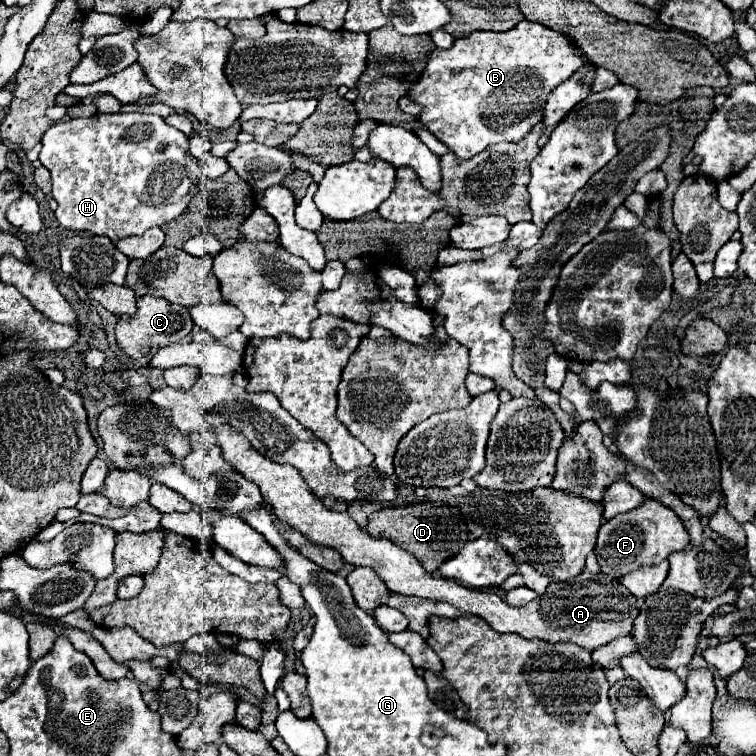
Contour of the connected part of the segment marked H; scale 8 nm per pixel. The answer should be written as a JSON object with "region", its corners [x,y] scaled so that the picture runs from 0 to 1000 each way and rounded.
{"region":[[[156,148],[156,151],[124,151],[119,156],[93,156],[93,159],[82,159],[74,161],[71,167],[66,167],[58,177],[56,177],[56,201],[53,201],[53,214],[66,225],[69,230],[69,262],[77,267],[74,275],[74,291],[82,302],[87,304],[103,304],[103,307],[122,307],[122,310],[135,310],[143,312],[148,320],[159,317],[159,315],[169,315],[169,312],[188,312],[193,304],[214,299],[230,288],[235,288],[246,272],[251,270],[254,259],[262,254],[262,241],[267,235],[265,222],[262,222],[262,212],[257,209],[257,204],[251,201],[251,190],[249,190],[249,180],[233,169],[228,169],[225,164],[217,161],[217,156],[204,153],[204,151],[185,151],[185,148]]]}

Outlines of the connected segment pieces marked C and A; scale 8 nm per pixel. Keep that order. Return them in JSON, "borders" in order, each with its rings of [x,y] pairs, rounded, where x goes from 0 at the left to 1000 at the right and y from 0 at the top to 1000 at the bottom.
{"borders":[[[[188,392],[188,394],[183,394],[183,410],[177,418],[159,418],[156,421],[153,450],[169,471],[190,474],[196,468],[204,468],[214,458],[238,452],[243,444],[249,444],[254,439],[254,431],[257,431],[257,423],[254,423],[249,407],[228,402],[217,394]]],[[[294,561],[291,566],[280,566],[280,571],[288,579],[296,608],[302,608],[302,614],[307,614],[317,627],[323,627],[344,646],[352,669],[373,693],[392,698],[415,720],[431,720],[437,725],[444,725],[458,746],[492,751],[519,783],[593,796],[611,810],[635,815],[659,836],[683,836],[690,844],[714,844],[733,852],[757,849],[775,860],[794,857],[802,849],[836,836],[839,817],[844,815],[844,794],[810,762],[770,754],[757,767],[730,770],[722,786],[712,788],[696,802],[672,802],[659,786],[648,780],[619,778],[593,765],[569,762],[569,757],[563,757],[561,749],[550,741],[550,735],[545,735],[540,728],[532,728],[511,712],[492,712],[487,704],[476,701],[476,696],[460,680],[431,675],[392,619],[354,608],[352,603],[339,598],[339,593],[333,593],[333,587],[328,587],[328,582],[323,582],[323,577],[317,577],[317,571],[312,571],[310,566]]]]}

